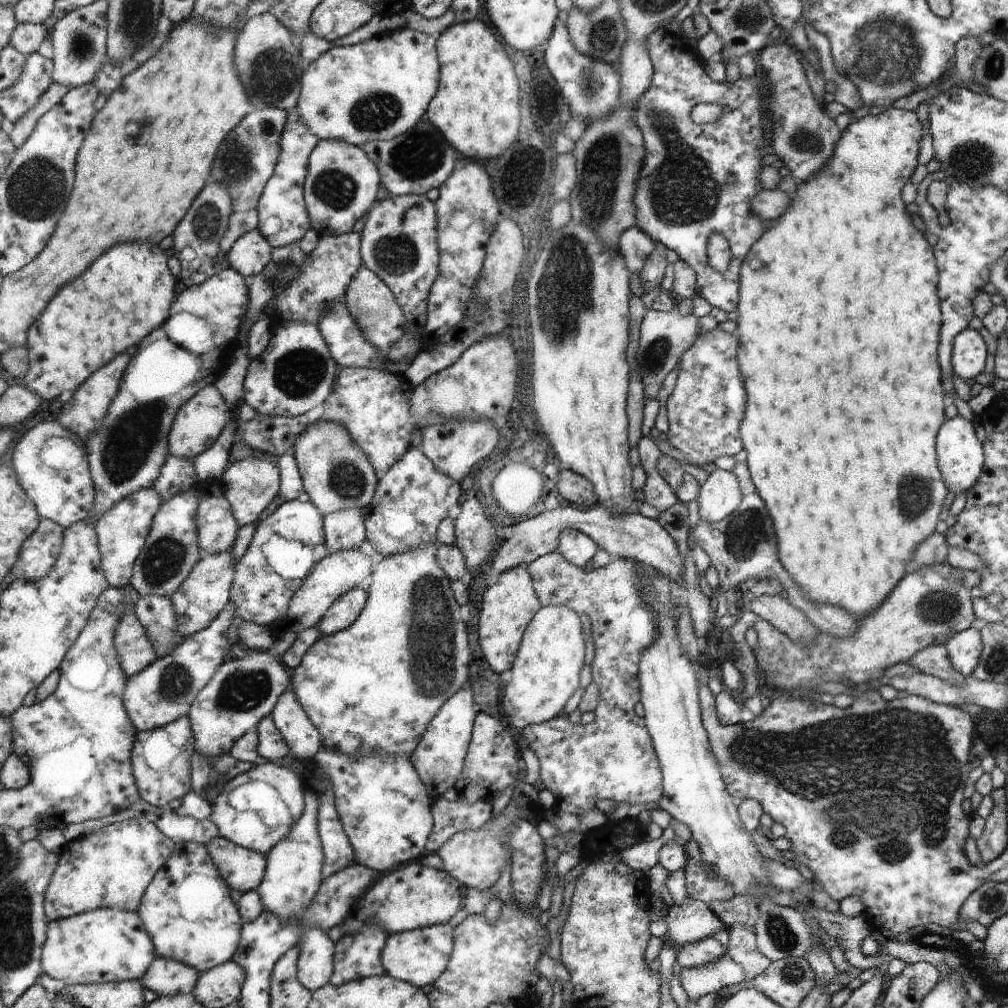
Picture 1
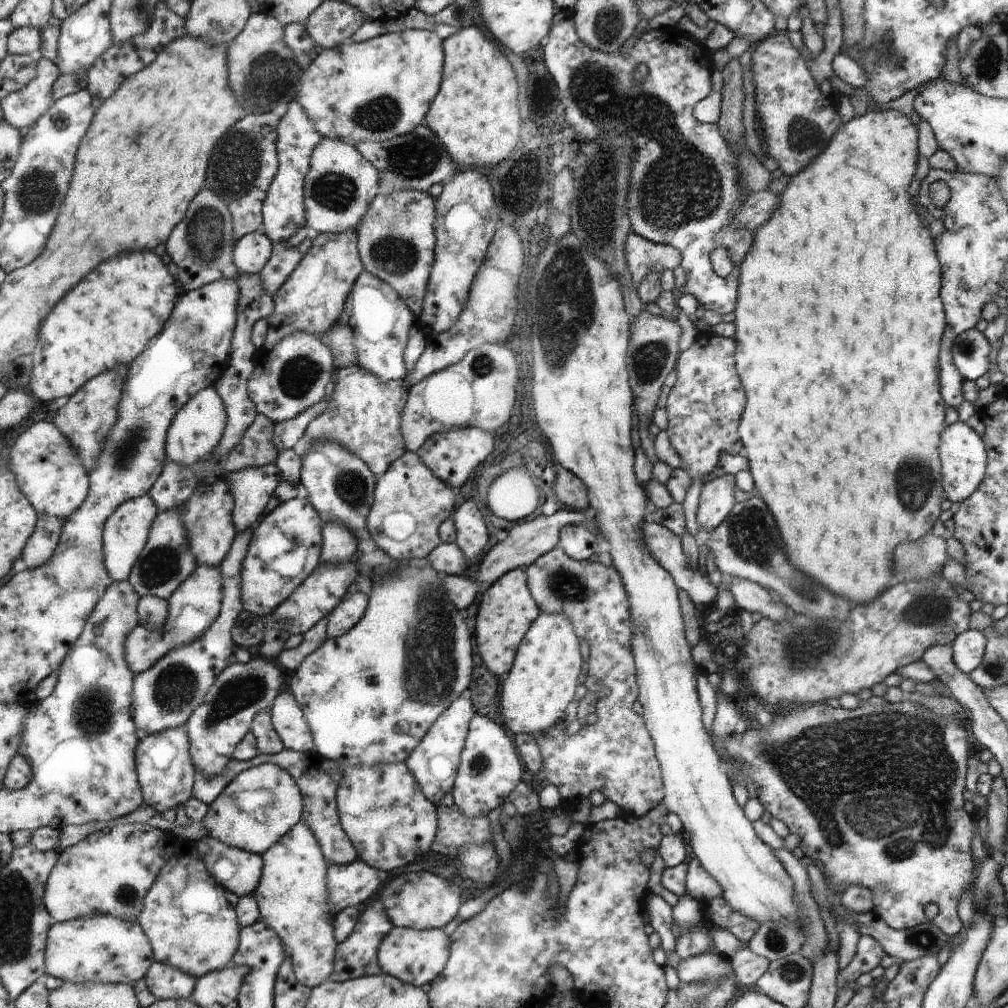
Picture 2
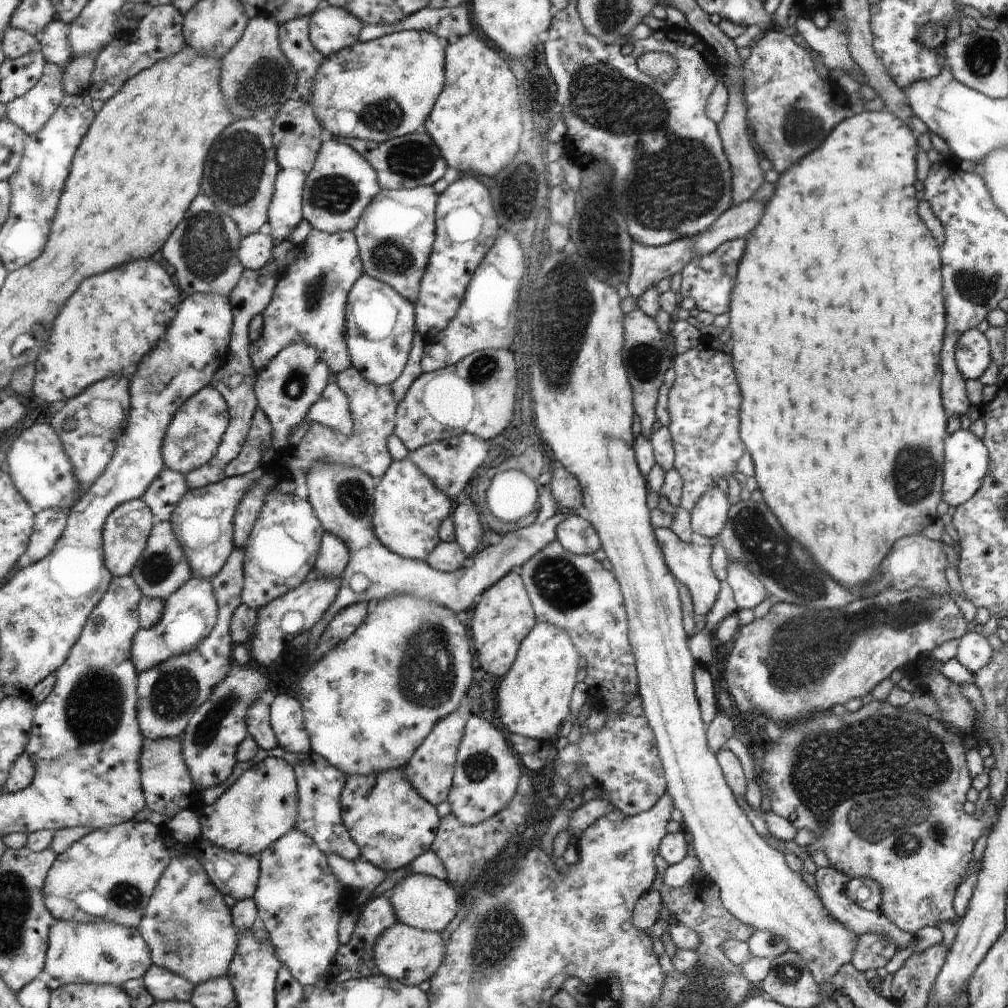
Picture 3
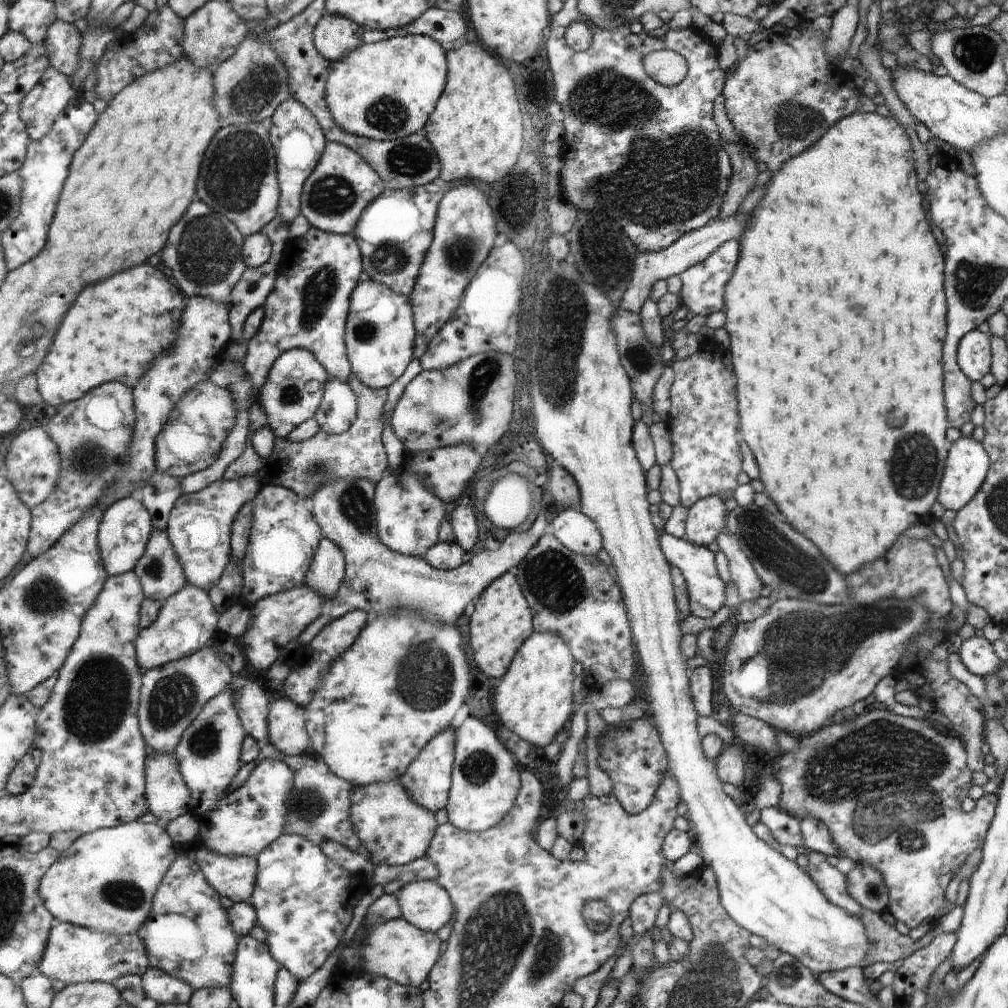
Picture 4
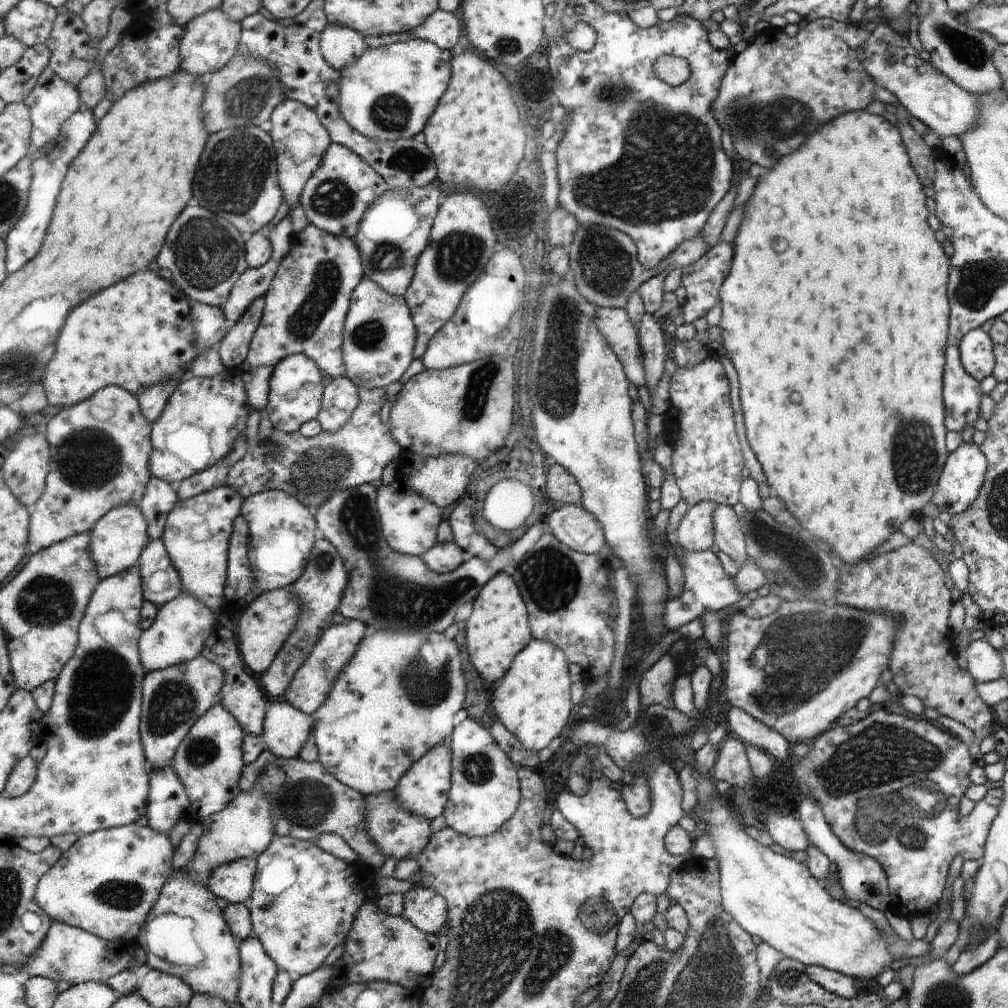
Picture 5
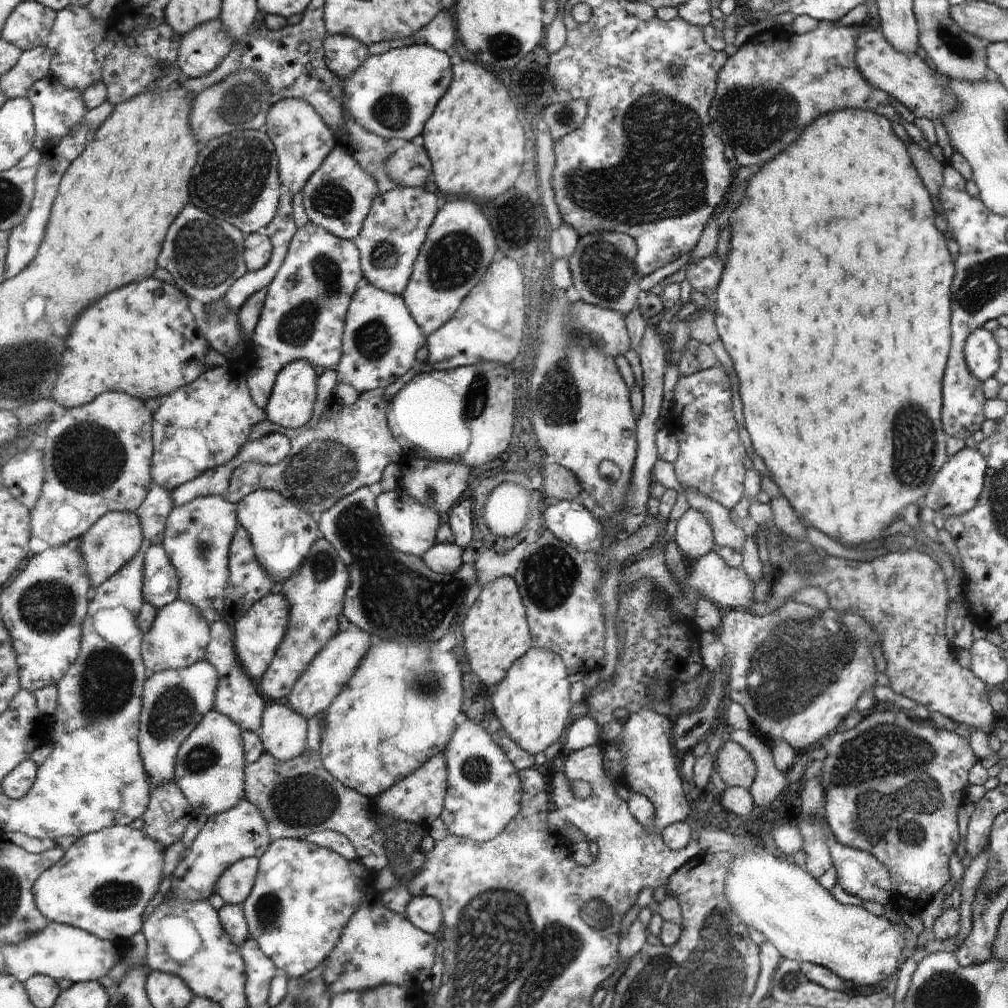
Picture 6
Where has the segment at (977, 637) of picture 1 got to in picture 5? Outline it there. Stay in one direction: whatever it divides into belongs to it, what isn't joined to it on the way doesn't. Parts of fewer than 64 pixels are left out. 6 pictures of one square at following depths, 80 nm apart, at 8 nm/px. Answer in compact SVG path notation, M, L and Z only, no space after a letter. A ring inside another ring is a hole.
M986 638L970 643L966 650L966 660L968 661L968 672L978 682L998 680L1005 675L1000 651L994 650L986 642Z

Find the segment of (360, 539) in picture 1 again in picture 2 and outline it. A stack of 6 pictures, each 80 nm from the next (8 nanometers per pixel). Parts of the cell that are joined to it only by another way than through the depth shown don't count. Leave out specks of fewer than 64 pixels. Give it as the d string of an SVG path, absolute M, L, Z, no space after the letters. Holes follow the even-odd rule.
M326 523L322 527L322 565L344 565L352 560L357 550L357 539L345 526Z

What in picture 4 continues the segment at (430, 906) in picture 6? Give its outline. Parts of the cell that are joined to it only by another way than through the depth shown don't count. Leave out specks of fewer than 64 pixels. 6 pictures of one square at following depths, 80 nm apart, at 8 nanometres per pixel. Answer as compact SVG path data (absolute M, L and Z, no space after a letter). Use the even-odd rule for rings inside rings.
M414 880L405 884L397 896L402 918L416 928L437 933L451 922L453 901L445 888L436 881Z

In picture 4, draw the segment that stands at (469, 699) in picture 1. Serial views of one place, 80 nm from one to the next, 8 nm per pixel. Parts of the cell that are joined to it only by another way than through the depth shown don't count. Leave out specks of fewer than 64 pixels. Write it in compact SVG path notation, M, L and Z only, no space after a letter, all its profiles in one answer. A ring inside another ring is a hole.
M456 728L438 733L413 760L412 765L401 776L401 784L406 792L418 802L422 808L430 812L438 812L448 803L449 791L452 790L452 770L455 759Z

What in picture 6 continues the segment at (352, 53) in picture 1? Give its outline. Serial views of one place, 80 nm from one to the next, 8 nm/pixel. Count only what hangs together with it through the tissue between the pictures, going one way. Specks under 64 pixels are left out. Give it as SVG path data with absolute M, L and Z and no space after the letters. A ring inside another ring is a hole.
M410 44L401 48L390 48L377 55L369 54L365 63L353 75L343 79L343 112L354 118L358 124L362 124L362 128L384 140L395 140L397 143L412 141L414 137L422 135L426 120L430 118L436 104L452 82L451 59L447 53L430 45Z

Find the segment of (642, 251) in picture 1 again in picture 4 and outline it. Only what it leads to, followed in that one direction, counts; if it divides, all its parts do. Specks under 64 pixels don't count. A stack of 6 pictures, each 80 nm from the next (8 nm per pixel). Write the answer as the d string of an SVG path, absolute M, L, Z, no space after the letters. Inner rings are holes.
M736 212L736 214L723 220L713 219L706 226L682 235L680 239L675 240L669 247L661 251L637 253L635 271L632 273L627 291L622 296L620 308L639 314L641 308L649 299L650 292L657 280L667 280L673 274L679 275L687 268L706 260L723 242L730 240L740 241L741 234L744 232L745 222L748 221L748 218L750 216L744 216Z

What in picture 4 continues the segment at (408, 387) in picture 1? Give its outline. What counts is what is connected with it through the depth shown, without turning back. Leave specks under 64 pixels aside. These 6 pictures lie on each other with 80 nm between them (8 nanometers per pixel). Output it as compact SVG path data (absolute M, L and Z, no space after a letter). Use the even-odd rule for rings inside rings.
M353 374L349 376L347 383L357 398L357 415L346 432L331 435L320 430L313 437L300 442L293 442L288 437L276 437L268 458L258 455L252 448L252 440L248 440L246 452L228 468L225 478L239 481L254 477L259 482L260 488L280 485L294 491L299 497L312 497L318 489L337 480L366 479L377 484L384 478L384 470L388 466L380 438L384 426L386 388L370 388Z

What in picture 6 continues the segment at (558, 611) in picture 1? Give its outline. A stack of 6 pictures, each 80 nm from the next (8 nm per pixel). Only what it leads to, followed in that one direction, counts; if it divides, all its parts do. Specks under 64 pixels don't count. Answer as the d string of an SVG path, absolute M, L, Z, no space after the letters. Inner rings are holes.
M533 648L526 652L508 671L508 675L494 688L494 713L508 736L520 748L536 755L556 742L570 716L570 680L565 661L546 648Z

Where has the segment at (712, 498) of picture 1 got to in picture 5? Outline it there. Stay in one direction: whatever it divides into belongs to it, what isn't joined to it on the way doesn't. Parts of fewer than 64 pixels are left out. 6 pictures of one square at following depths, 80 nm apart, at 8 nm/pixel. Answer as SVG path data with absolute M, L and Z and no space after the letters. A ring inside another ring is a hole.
M704 501L689 507L683 516L673 540L684 551L708 551L716 543L713 527L713 512L717 503Z

